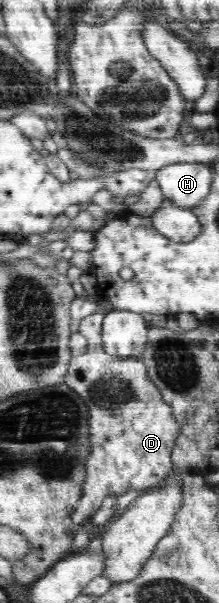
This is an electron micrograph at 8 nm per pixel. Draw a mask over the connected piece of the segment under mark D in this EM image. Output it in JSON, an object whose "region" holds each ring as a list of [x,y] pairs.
{"region":[[[96,297],[94,300],[94,303],[97,303],[99,308],[97,311],[94,311],[92,314],[86,316],[84,319],[82,319],[80,327],[79,327],[79,333],[81,335],[84,335],[86,337],[88,347],[87,350],[79,356],[73,356],[69,363],[68,373],[64,379],[64,383],[71,387],[81,398],[82,401],[85,401],[88,415],[89,417],[89,456],[86,458],[85,464],[86,464],[86,480],[84,480],[84,485],[82,488],[82,495],[80,496],[80,499],[78,500],[77,506],[74,508],[74,511],[72,513],[72,521],[76,523],[76,525],[85,522],[89,518],[91,518],[96,512],[97,509],[100,507],[102,501],[106,499],[106,497],[110,495],[124,495],[127,491],[130,491],[130,489],[135,490],[146,490],[148,488],[152,488],[153,486],[156,486],[157,484],[160,484],[172,471],[174,471],[174,465],[172,461],[172,449],[174,447],[174,443],[176,443],[176,440],[178,439],[178,435],[180,435],[180,424],[178,424],[178,421],[176,421],[176,418],[174,418],[174,412],[172,412],[172,408],[170,405],[168,405],[163,399],[162,394],[158,391],[158,388],[154,386],[152,383],[152,380],[150,380],[148,375],[148,370],[145,367],[145,364],[142,362],[142,359],[138,357],[130,358],[118,358],[116,356],[110,356],[104,351],[103,345],[102,345],[102,325],[104,316],[109,312],[107,309],[113,308],[113,303],[108,300],[104,300],[101,297]]]}

